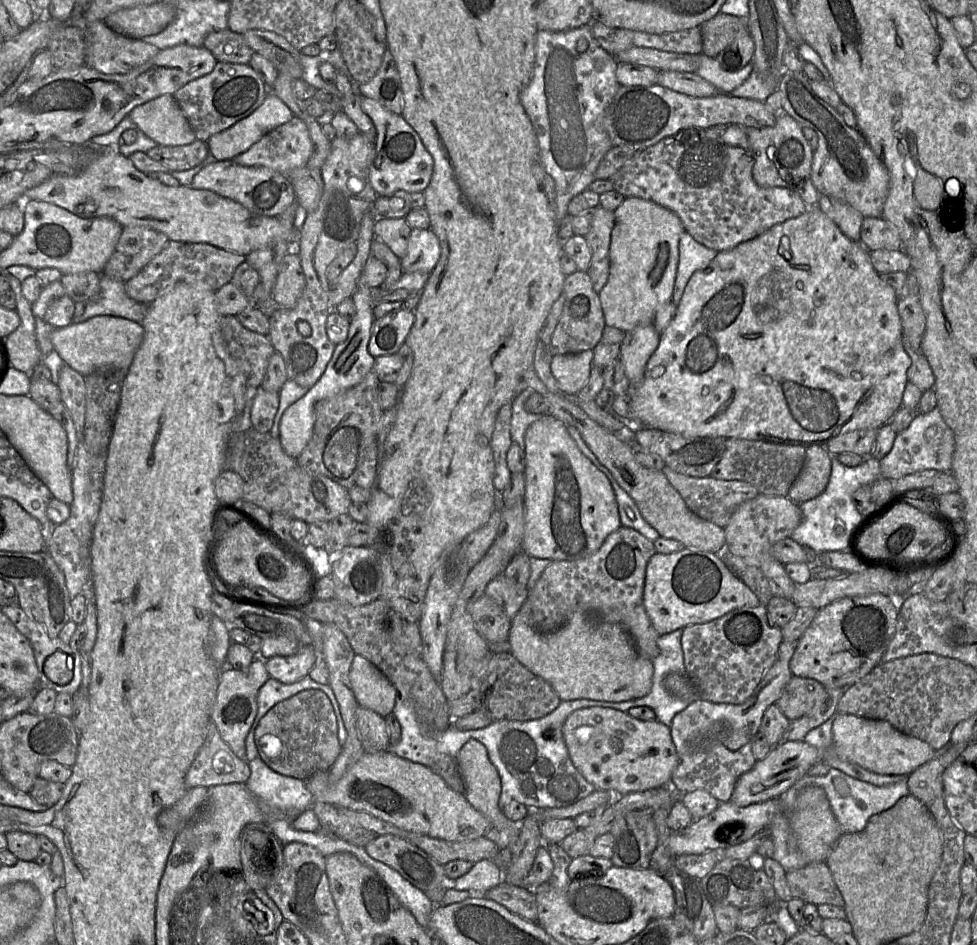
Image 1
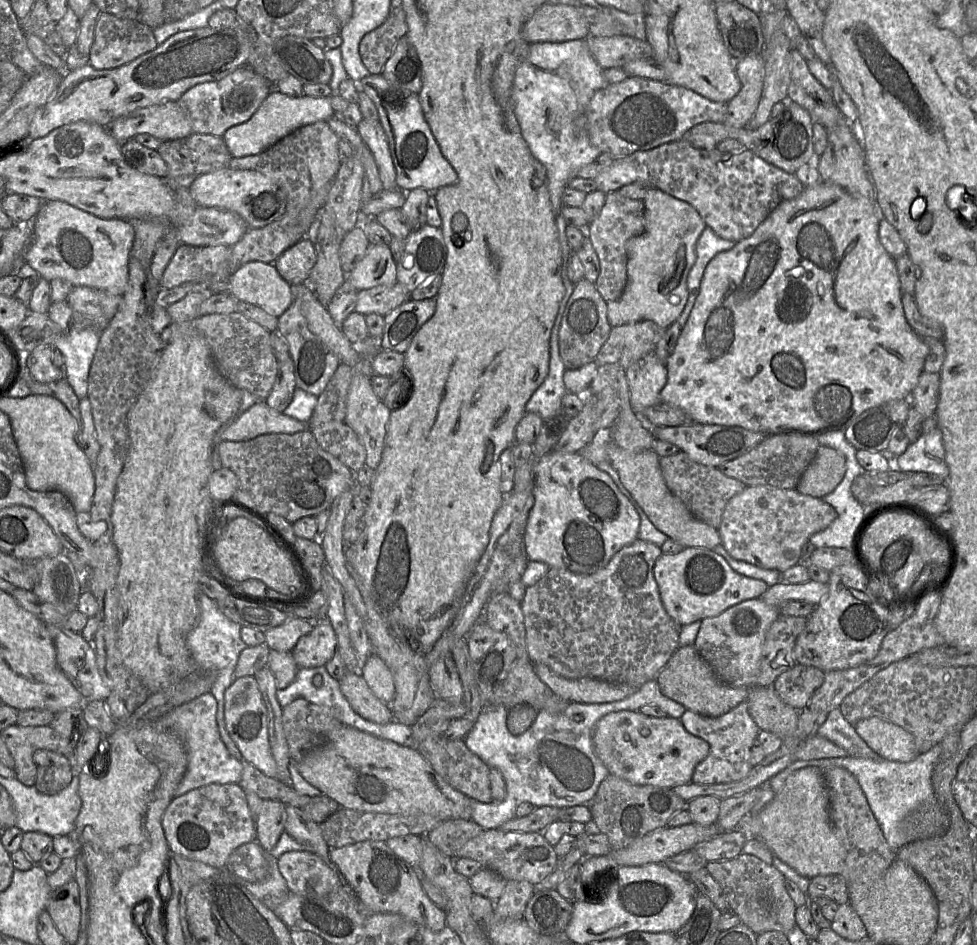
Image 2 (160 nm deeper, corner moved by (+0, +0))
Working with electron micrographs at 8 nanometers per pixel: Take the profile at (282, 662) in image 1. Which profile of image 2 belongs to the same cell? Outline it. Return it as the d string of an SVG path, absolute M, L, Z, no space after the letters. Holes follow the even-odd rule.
M329 619L314 621L313 630L302 636L291 650L297 666L324 666L336 653L337 636Z

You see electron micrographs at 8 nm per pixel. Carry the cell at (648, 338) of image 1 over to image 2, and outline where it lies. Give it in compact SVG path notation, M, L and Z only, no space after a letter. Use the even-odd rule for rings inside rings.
M651 353L633 363L626 370L630 401L638 414L661 403L660 393L667 383L666 366Z

